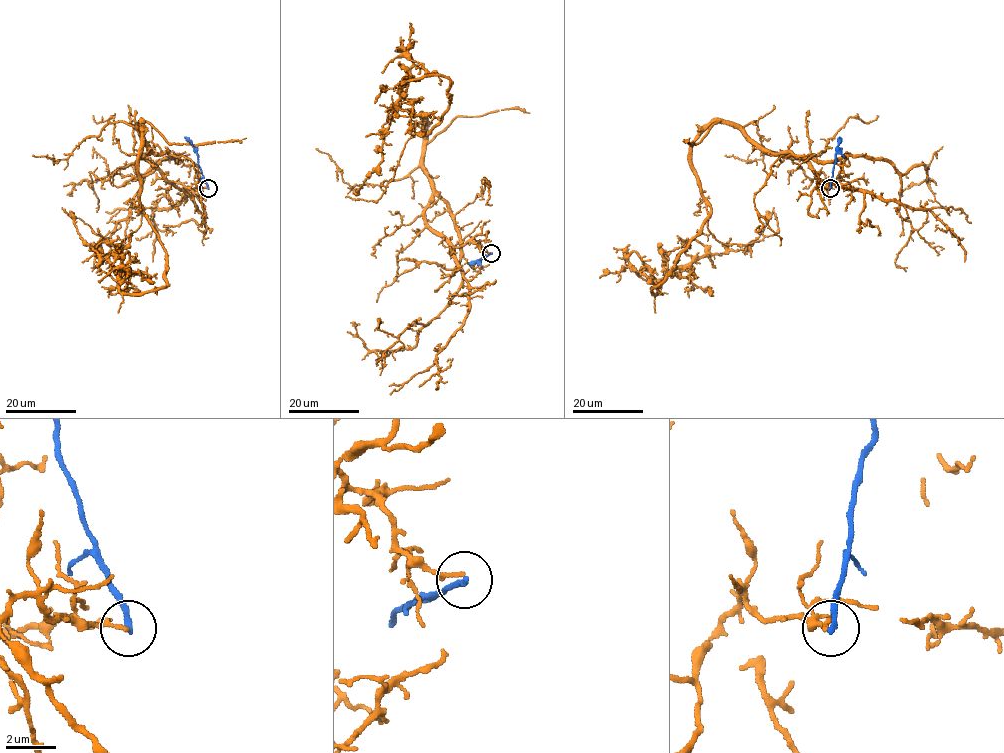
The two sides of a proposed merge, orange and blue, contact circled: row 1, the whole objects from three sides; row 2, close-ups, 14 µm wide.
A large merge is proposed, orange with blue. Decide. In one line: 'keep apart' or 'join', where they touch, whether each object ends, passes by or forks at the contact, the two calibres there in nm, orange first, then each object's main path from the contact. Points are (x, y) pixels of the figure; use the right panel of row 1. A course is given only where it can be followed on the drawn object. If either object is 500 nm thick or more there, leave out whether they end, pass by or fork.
keep apart; at (830, 188); orange ends there; blue ends there; 160 nm thick on the orange side, 240 nm on the other; orange runs (829, 188), (806, 162), (709, 124), (691, 161), (709, 216), (651, 290), (744, 250), (766, 210); blue runs (830, 188), (839, 136)

